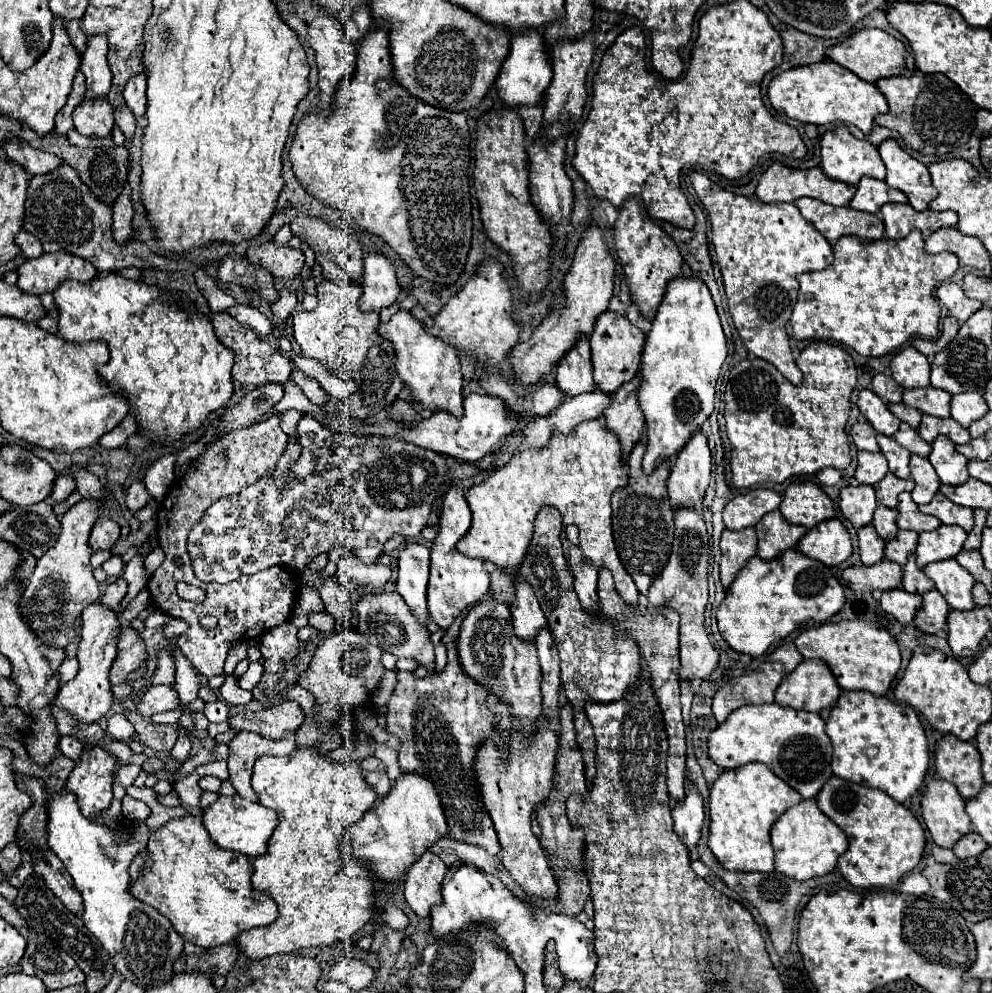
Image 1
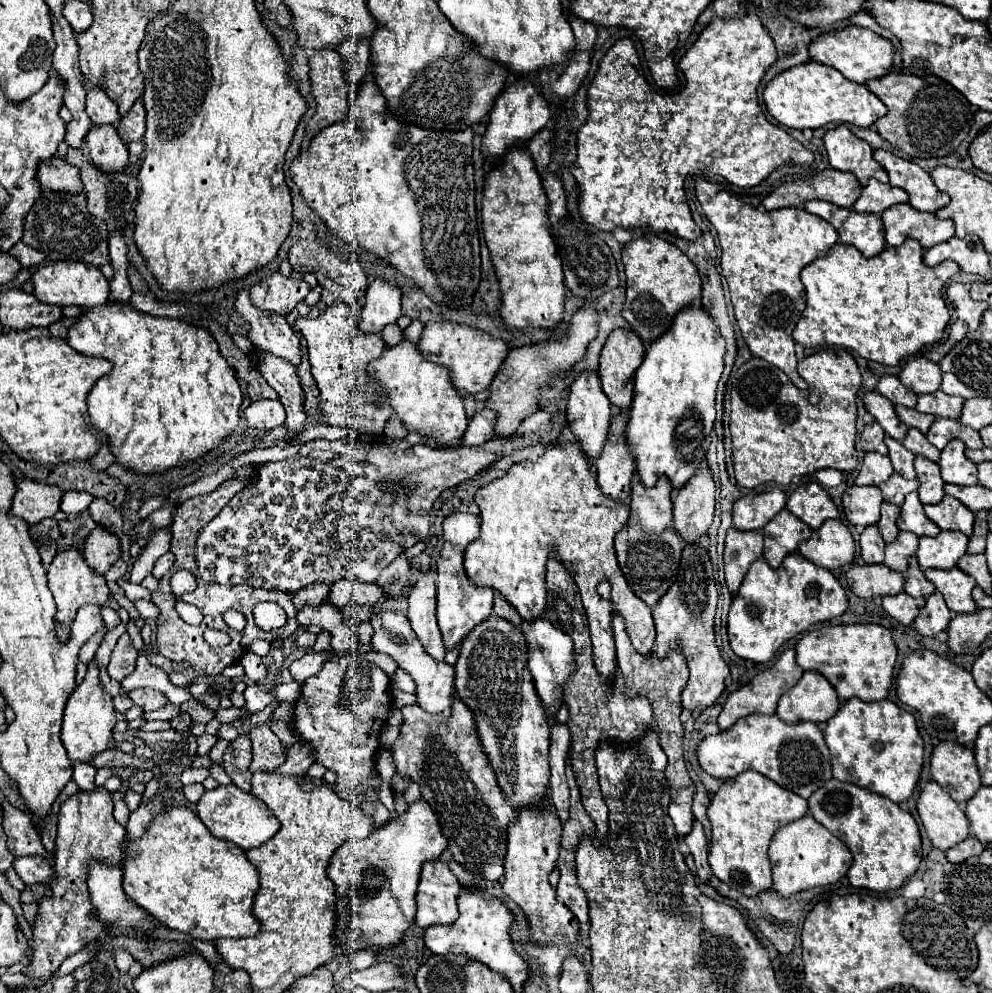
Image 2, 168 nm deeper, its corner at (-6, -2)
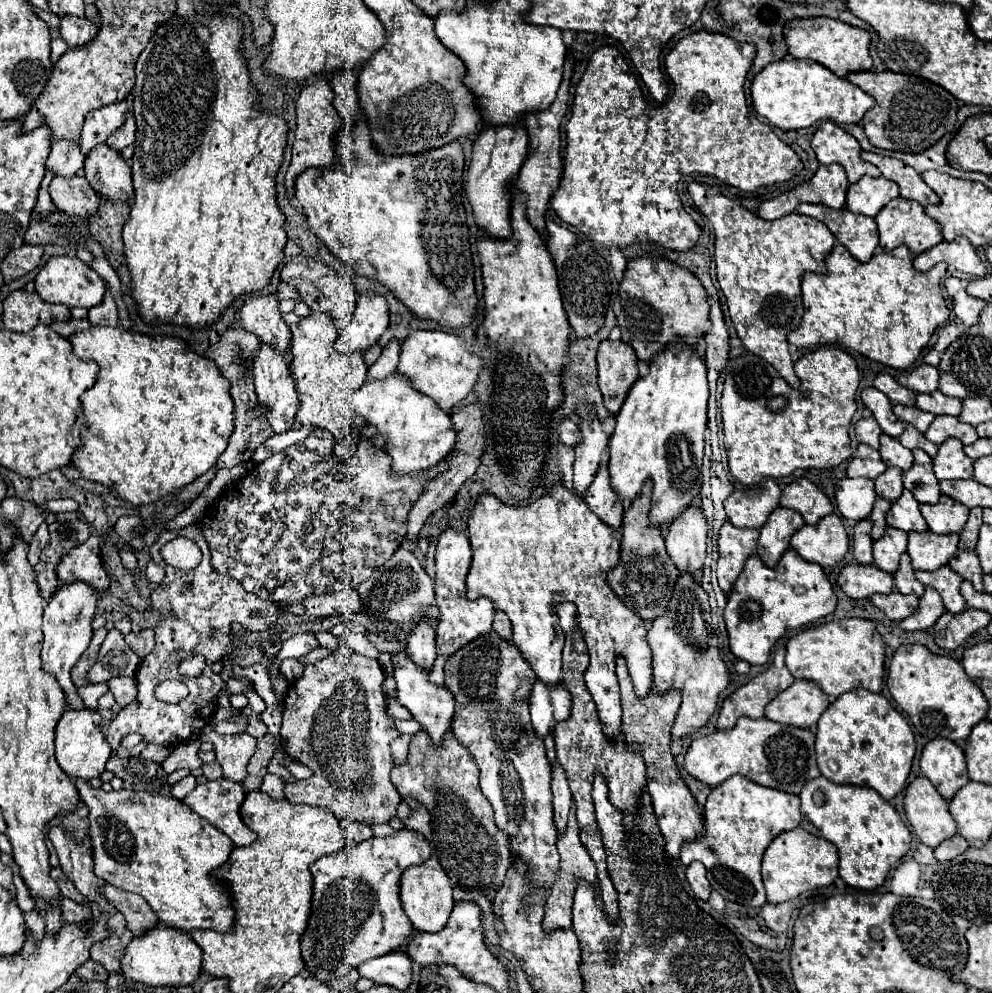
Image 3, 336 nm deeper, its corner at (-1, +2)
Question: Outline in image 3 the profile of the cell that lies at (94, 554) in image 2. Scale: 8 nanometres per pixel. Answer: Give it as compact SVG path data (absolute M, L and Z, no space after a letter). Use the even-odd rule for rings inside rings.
M91 534L85 544L73 548L69 554L63 556L63 560L57 566L57 576L61 584L73 582L73 580L83 580L91 584L93 588L107 590L109 586L109 576L103 568L101 562L101 540Z

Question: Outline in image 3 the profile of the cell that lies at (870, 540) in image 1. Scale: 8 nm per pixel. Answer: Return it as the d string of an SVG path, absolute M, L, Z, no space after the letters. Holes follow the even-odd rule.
M865 518L855 524L853 528L853 554L859 564L871 564L873 562L873 538L871 538L871 520Z

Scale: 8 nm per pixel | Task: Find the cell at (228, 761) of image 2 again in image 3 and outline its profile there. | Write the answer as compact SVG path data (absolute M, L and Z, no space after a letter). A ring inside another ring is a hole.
M207 724L199 733L199 740L212 742L215 760L223 768L223 776L233 782L243 782L247 772L247 762L253 752L253 742L247 732L233 735L219 735Z

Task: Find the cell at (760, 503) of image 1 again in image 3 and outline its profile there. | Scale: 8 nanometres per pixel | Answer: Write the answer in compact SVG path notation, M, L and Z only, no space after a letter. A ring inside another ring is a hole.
M767 478L759 486L747 490L735 490L725 500L725 512L733 526L737 528L761 528L767 516L779 506L781 490L775 480Z

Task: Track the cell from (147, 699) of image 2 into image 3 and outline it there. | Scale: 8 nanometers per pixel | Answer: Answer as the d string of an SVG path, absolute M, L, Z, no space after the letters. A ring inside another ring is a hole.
M111 678L107 684L119 706L131 704L137 696L137 680L135 678Z

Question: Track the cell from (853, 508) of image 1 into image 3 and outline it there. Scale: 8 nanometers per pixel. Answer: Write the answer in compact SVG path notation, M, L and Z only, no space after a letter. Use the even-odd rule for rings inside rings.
M841 478L835 484L835 500L839 512L853 522L865 520L877 500L873 480L869 478Z

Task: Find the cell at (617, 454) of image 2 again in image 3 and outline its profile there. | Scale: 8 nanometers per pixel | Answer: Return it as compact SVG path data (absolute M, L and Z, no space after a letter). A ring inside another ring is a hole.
M603 462L595 474L595 480L585 492L585 500L593 512L605 520L605 524L619 528L621 518L623 518L623 504L621 498L615 494L611 488L611 474L609 474L609 464Z

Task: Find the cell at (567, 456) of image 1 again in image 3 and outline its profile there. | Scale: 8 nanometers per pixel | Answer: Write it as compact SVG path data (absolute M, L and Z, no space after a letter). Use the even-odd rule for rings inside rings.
M559 480L551 486L547 494L531 500L531 504L527 506L509 506L489 492L481 494L469 518L469 542L473 550L473 560L467 574L467 598L475 600L479 596L487 596L489 600L493 600L495 608L503 610L509 616L513 624L513 644L521 650L521 654L535 670L537 678L545 684L555 684L559 680L561 668L563 632L555 616L555 604L569 600L577 606L577 622L591 656L589 676L585 676L585 682L597 704L597 712L605 726L607 738L617 738L621 732L621 704L615 676L615 656L625 656L635 692L639 696L645 696L651 690L653 680L651 648L647 644L645 622L631 608L625 606L625 602L611 590L607 582L607 572L619 560L621 532L595 516L585 498L579 496L575 490L565 488L563 480Z

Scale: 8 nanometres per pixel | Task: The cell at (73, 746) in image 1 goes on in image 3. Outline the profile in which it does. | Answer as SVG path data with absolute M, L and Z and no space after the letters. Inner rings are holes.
M75 778L75 786L79 790L79 798L89 806L89 836L95 846L95 874L99 878L121 890L143 896L165 926L179 930L231 932L235 922L233 898L229 896L227 886L223 888L223 882L211 874L227 860L234 848L228 836L201 816L193 814L191 808L187 808L181 800L163 796L159 792L103 792L79 778Z

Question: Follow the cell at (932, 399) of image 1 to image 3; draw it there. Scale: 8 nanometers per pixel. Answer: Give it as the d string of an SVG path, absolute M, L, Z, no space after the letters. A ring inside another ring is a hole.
M939 390L929 392L929 394L917 394L917 404L919 410L927 410L935 416L939 414L949 414L949 416L959 416L961 414L961 400L959 398L949 398L941 394Z

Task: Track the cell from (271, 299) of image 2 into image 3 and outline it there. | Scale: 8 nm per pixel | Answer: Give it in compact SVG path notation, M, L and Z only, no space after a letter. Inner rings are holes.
M277 292L249 296L241 308L241 326L261 342L281 348L281 352L285 352L291 342L291 332L279 312Z

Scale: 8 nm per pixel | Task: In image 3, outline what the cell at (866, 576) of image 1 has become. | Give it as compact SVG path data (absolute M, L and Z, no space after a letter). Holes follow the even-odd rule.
M845 564L837 576L837 584L849 598L869 598L871 594L889 594L893 576L875 564Z

